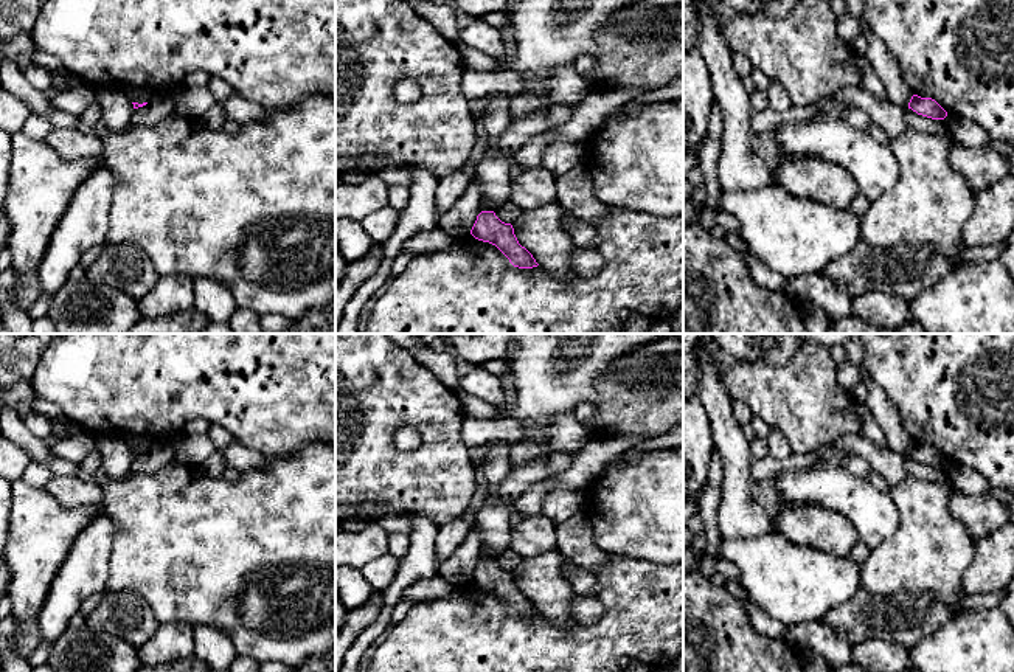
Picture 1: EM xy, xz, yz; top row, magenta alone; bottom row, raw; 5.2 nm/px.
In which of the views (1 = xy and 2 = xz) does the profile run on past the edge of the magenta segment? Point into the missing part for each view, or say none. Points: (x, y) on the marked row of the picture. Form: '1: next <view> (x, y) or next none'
1: next none
2: next none

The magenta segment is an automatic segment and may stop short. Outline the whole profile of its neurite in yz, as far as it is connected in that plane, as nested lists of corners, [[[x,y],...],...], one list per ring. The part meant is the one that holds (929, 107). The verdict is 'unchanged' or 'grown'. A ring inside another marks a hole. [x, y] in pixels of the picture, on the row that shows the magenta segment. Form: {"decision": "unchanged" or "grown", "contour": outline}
{"decision": "unchanged", "contour": [[[913,95],[908,109],[916,112],[918,115],[932,118],[932,120],[944,120],[947,116],[947,112],[932,98],[921,98],[918,95]]]}

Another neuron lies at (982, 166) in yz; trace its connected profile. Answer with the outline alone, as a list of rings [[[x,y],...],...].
[[[952,144],[949,165],[966,178],[974,191],[984,189],[1009,175],[1008,160],[989,146]]]

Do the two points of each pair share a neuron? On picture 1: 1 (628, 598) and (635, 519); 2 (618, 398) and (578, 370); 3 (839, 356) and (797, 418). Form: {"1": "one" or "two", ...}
{"1": "two", "2": "two", "3": "two"}

